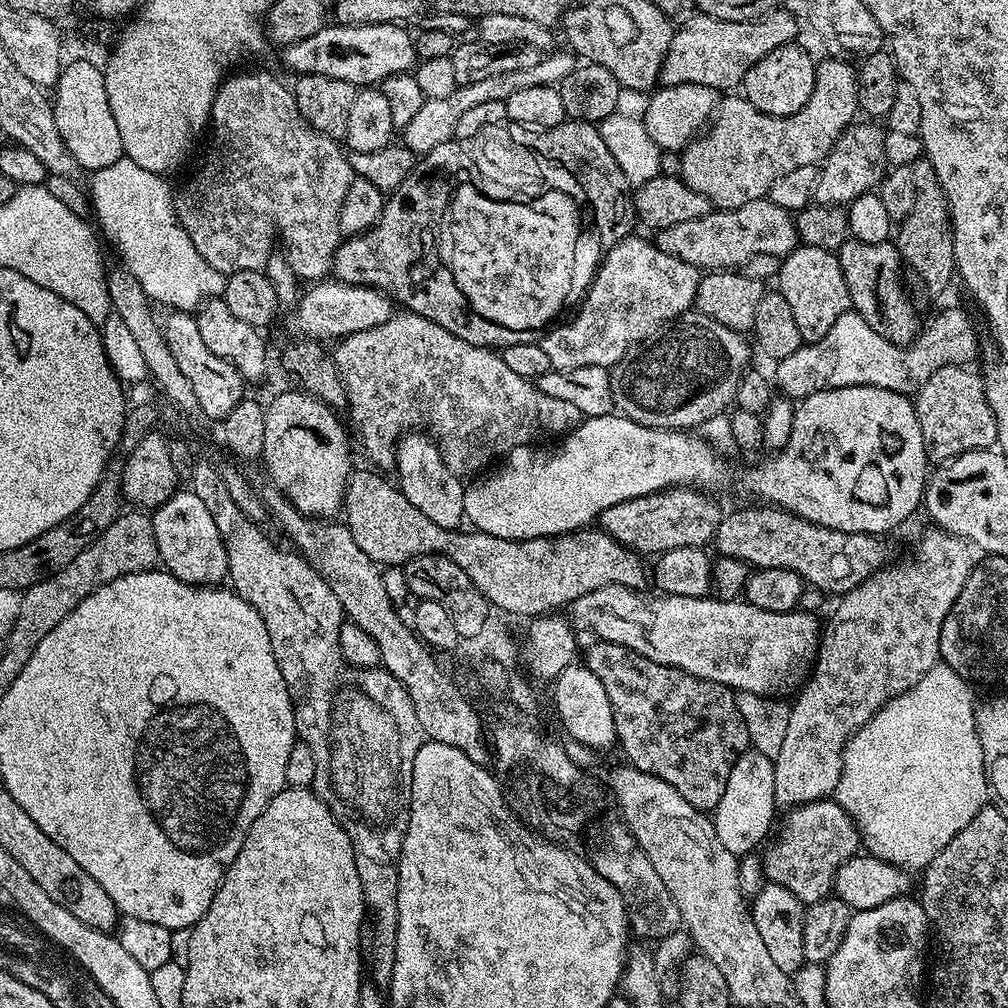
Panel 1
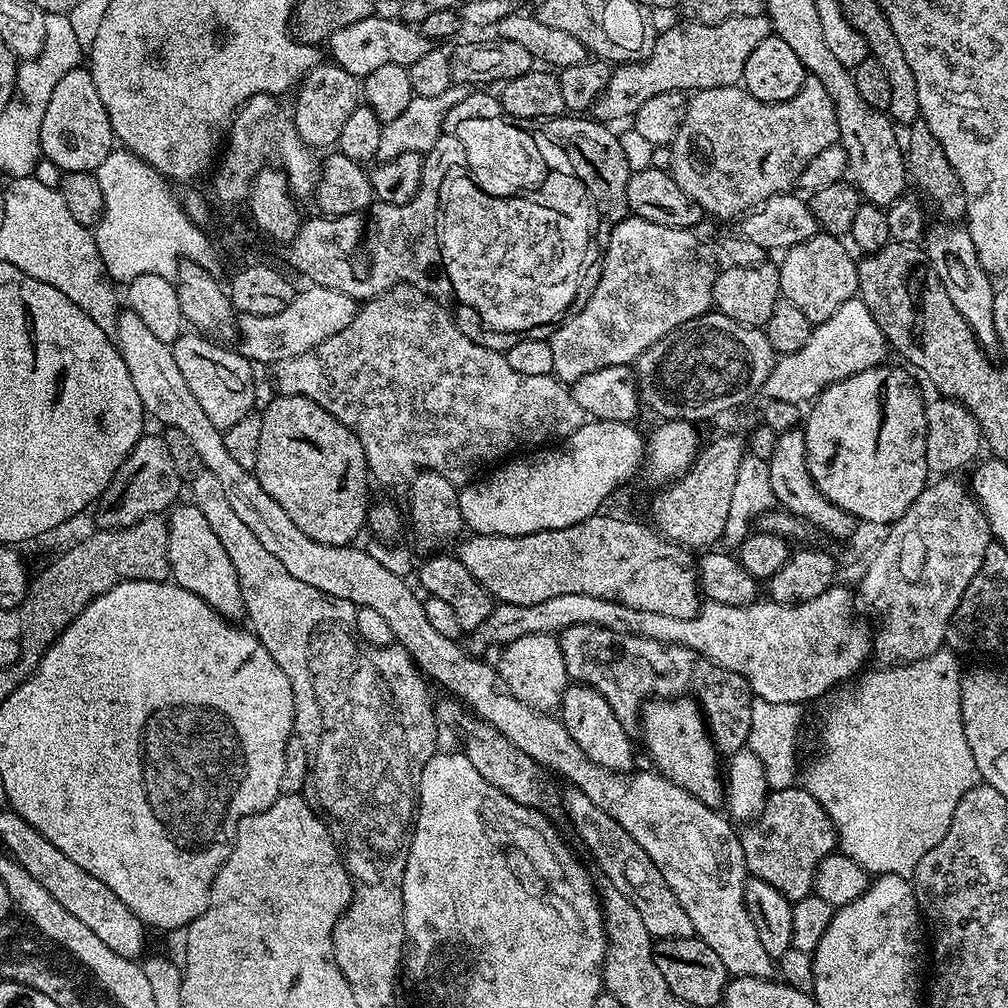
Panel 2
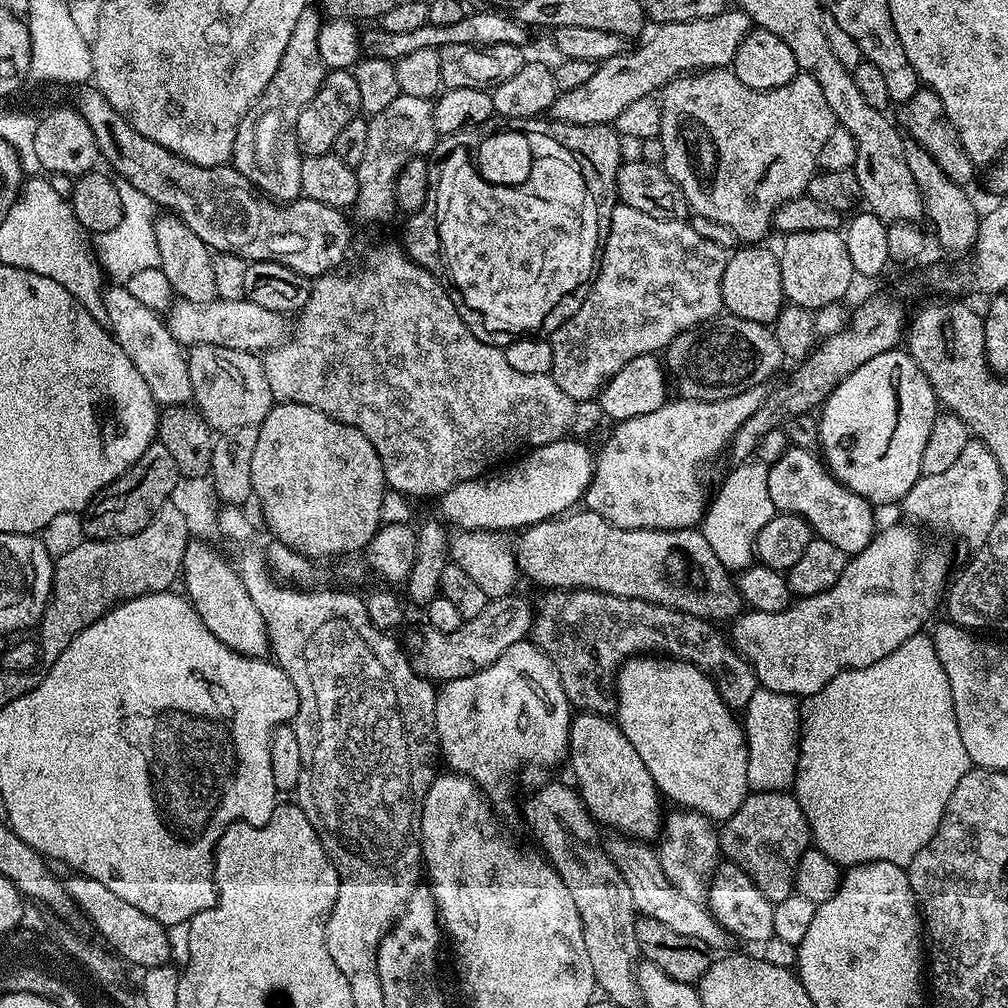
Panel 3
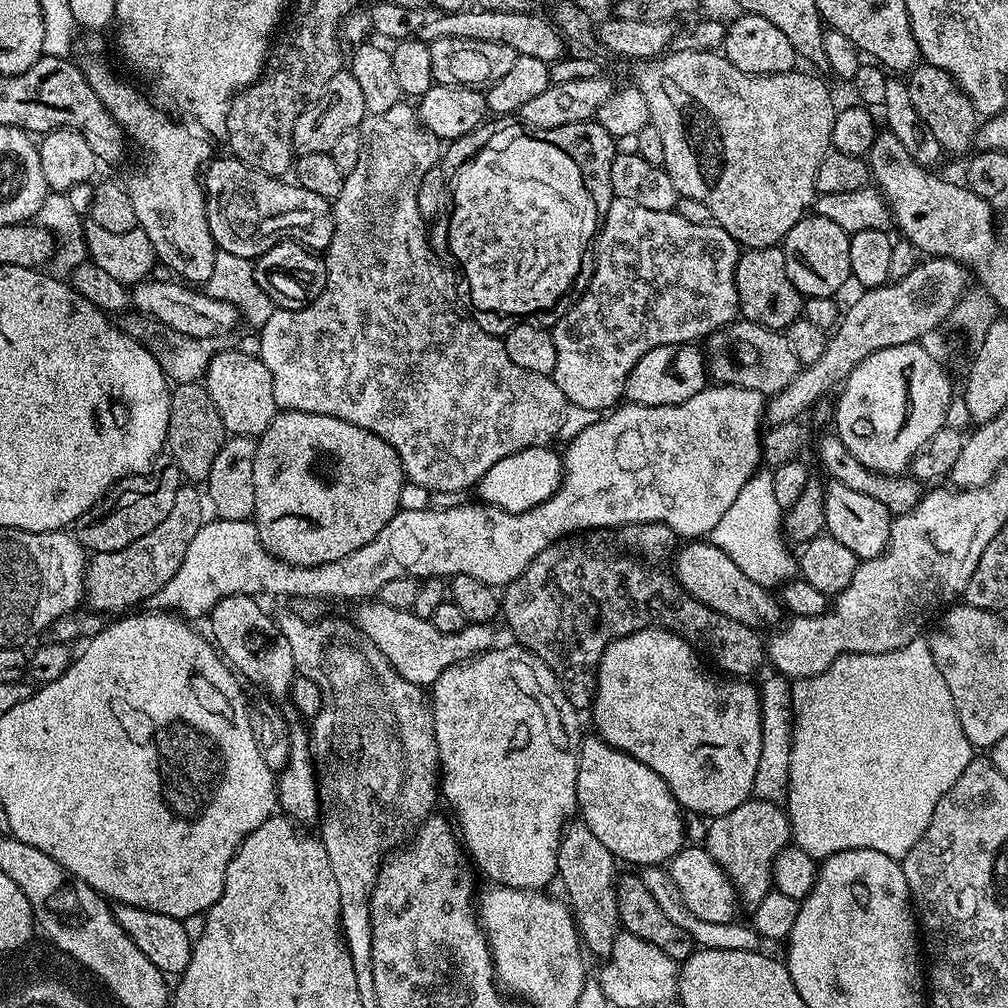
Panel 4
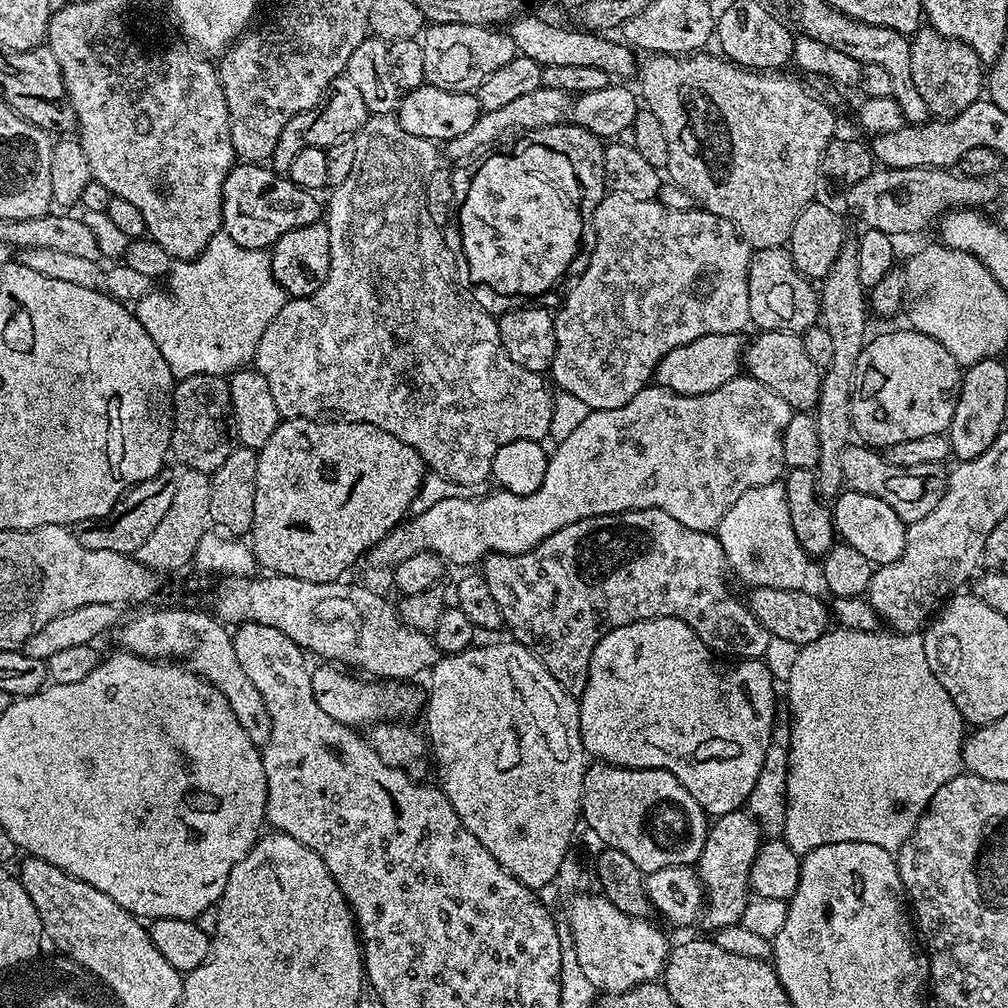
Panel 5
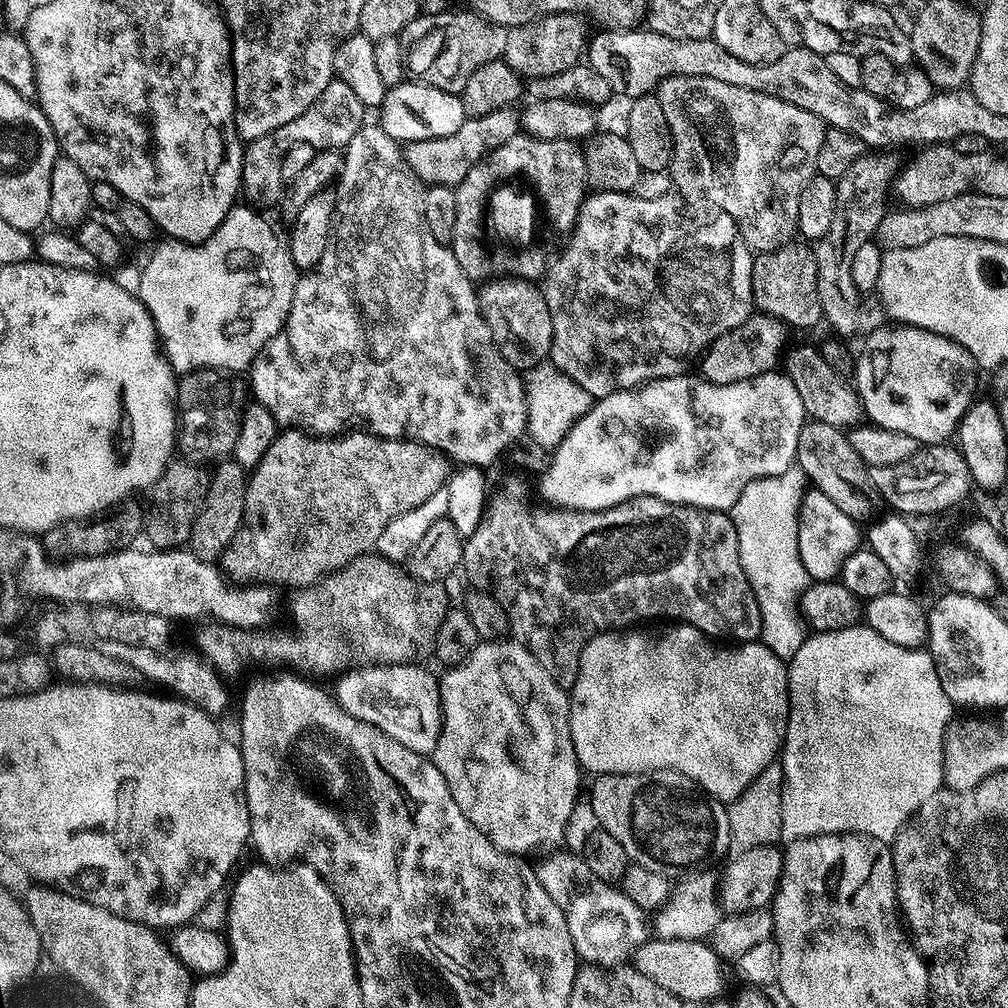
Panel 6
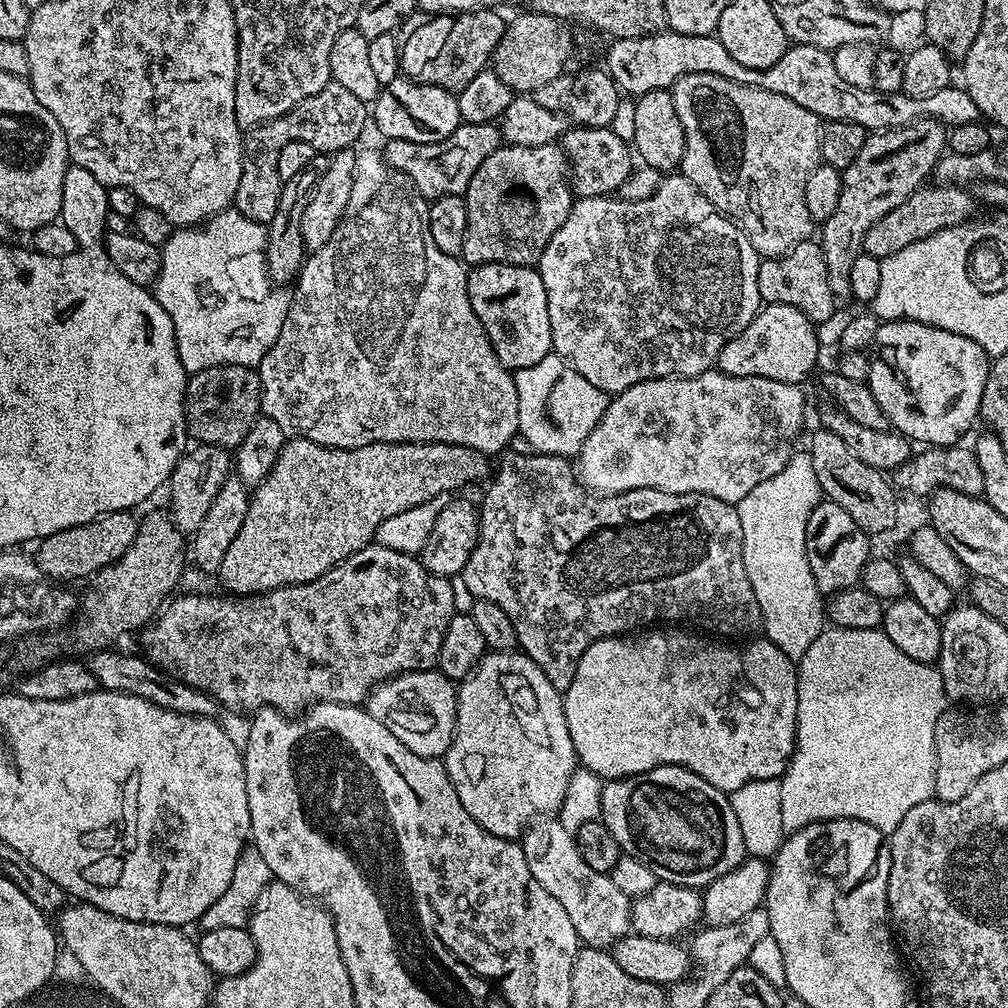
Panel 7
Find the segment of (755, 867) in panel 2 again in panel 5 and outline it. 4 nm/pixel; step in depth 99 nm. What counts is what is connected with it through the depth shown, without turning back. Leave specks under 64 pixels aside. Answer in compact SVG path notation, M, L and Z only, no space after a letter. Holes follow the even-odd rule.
M747 810L715 817L710 835L698 861L698 875L704 886L702 924L709 930L740 923L750 899L750 870L762 843L760 823Z

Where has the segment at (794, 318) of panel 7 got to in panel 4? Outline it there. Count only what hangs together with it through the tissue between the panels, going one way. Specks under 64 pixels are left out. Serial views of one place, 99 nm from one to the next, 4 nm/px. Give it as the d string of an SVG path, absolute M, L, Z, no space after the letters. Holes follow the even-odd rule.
M695 343L659 344L642 354L626 378L623 399L642 406L674 406L686 402L686 398L694 398L706 386L706 356L696 347Z

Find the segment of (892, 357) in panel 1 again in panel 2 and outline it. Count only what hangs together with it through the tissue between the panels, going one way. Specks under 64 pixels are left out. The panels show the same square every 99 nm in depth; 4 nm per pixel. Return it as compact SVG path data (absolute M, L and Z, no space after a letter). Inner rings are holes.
M853 298L842 302L842 306L838 306L830 318L826 318L826 322L815 325L800 350L777 359L762 392L770 400L803 405L804 400L815 401L825 388L848 376L881 367L887 361L884 360L887 356L890 356L890 349L882 330L878 330L878 322L874 322L870 310L866 310L859 298Z

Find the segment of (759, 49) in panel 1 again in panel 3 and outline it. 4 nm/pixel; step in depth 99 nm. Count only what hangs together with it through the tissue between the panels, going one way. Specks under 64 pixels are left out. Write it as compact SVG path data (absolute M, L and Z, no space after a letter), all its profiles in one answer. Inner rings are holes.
M726 10L714 18L698 22L662 24L641 48L625 50L614 58L601 60L586 86L559 93L550 109L551 119L560 124L578 126L615 125L618 114L638 102L638 98L659 93L672 80L693 72L708 72L712 68L728 68L742 46L742 38L751 32L752 19L742 11Z

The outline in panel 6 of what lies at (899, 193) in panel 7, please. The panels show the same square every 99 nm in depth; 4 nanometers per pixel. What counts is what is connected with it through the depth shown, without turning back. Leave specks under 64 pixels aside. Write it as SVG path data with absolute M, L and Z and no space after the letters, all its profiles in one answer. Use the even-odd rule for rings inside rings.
M872 150L846 174L835 181L836 185L836 209L834 210L834 222L830 222L830 230L822 239L815 241L814 251L816 265L818 266L818 300L822 302L824 320L833 328L835 335L857 335L856 327L862 307L862 294L858 286L854 286L854 258L858 250L866 246L866 242L875 237L878 226L882 222L886 211L890 189L902 168L902 161L892 150Z

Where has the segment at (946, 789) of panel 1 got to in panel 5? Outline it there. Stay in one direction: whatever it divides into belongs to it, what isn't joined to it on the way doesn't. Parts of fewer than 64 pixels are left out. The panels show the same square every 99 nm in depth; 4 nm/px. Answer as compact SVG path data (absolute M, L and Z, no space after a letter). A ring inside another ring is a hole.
M839 626L833 627L814 642L801 647L794 667L790 669L786 688L786 707L792 721L792 737L786 778L786 822L782 839L790 846L790 850L797 852L801 858L810 850L818 850L818 846L830 846L830 842L870 842L870 846L882 846L882 850L887 852L899 852L906 838L910 838L914 826L920 821L921 814L927 810L930 798L938 794L938 786L946 786L950 778L959 776L962 772L960 755L966 735L966 721L958 706L954 706L950 694L946 694L942 682L934 678L934 670L930 670L930 662L926 662L923 635L893 634L888 630L859 632Z

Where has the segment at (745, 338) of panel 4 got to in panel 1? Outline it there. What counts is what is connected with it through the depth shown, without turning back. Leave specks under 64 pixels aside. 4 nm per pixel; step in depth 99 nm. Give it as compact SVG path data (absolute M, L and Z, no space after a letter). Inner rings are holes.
M695 310L669 320L645 340L638 341L630 350L626 350L619 362L612 365L610 386L615 411L627 420L633 420L647 428L699 429L701 424L721 415L735 401L740 380L750 368L748 344L744 340L747 339L741 333L730 330L722 326L722 322L714 322L714 318L706 318L706 314Z

